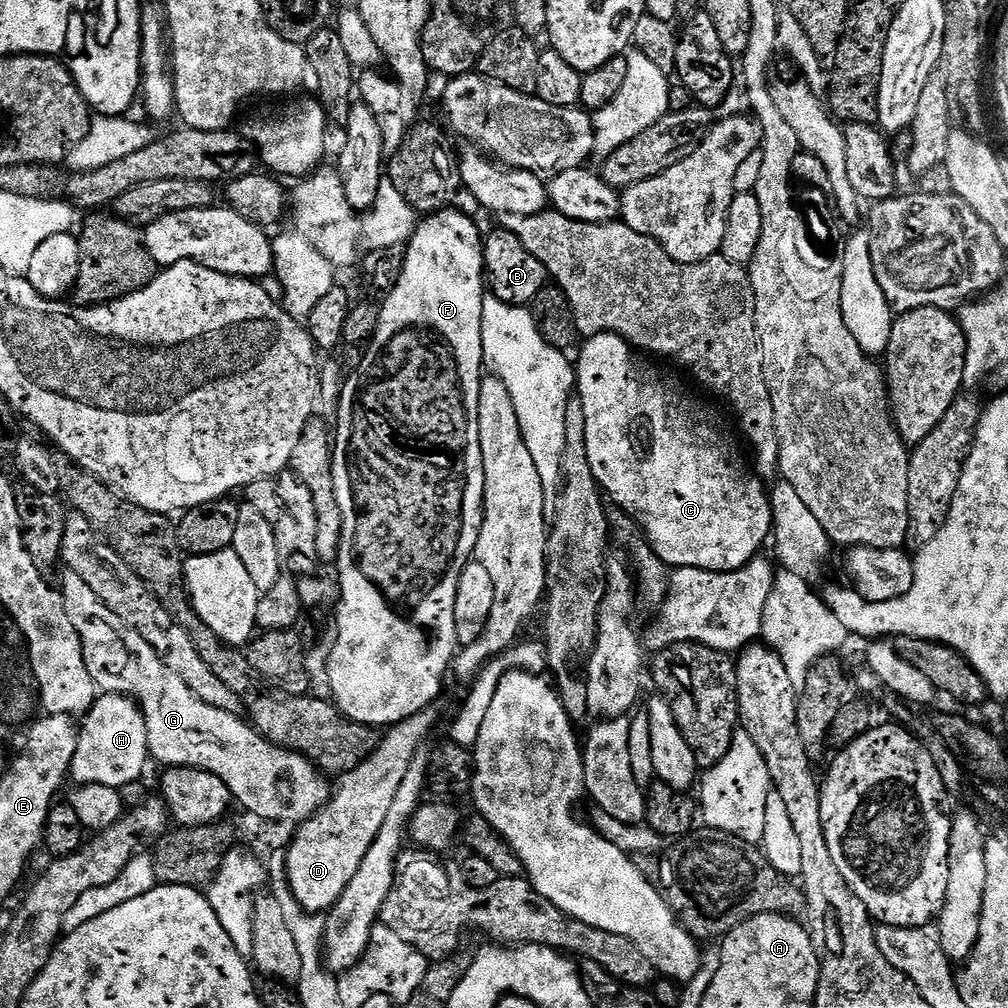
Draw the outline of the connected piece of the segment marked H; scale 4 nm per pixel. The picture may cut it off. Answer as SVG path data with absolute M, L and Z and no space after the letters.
M101 695L84 722L78 750L72 759L71 779L76 779L77 785L101 784L121 790L137 783L144 767L150 764L148 726L139 703L131 696Z

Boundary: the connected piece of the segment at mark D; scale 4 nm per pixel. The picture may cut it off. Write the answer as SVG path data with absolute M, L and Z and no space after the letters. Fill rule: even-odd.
M435 707L426 708L423 712L406 718L400 724L393 724L383 733L377 743L376 750L368 756L354 770L343 773L339 777L340 789L331 793L330 799L316 815L303 821L296 829L292 843L286 849L288 885L296 895L296 901L308 912L324 914L331 910L340 900L343 892L350 885L351 880L362 866L363 859L371 849L371 844L378 838L382 824L386 822L386 814L390 814L390 805L394 803L394 794L398 794L398 786L402 786L402 778L418 758L420 747L424 739L432 732L436 724Z

